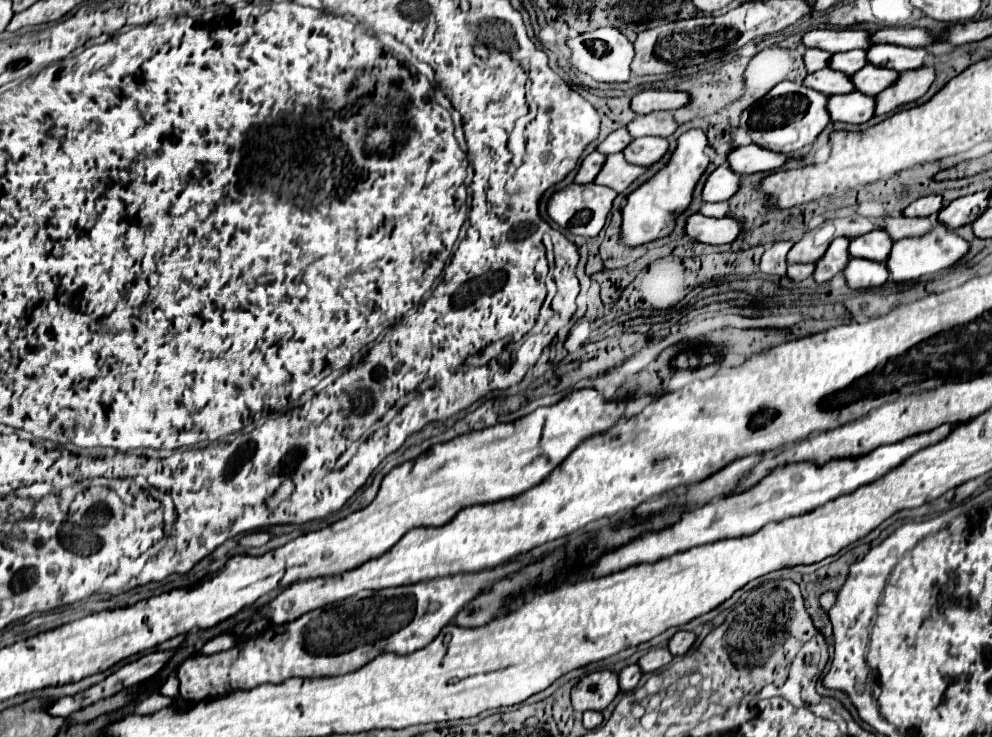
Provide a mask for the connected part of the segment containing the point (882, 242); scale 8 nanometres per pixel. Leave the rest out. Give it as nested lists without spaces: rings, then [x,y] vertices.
[[[872,231],[872,233],[864,233],[860,237],[850,239],[848,253],[850,253],[850,257],[862,257],[862,259],[870,259],[870,261],[884,261],[884,257],[888,257],[890,247],[892,247],[892,241],[890,241],[888,233]]]

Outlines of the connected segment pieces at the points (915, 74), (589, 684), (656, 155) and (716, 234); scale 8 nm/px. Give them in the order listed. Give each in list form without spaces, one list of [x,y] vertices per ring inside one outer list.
[[[922,65],[920,69],[912,69],[912,71],[904,71],[898,75],[898,79],[886,87],[884,91],[880,91],[874,101],[876,101],[876,115],[886,115],[892,113],[898,105],[910,103],[920,99],[928,87],[934,81],[934,67],[932,65]]]
[[[592,671],[572,687],[572,707],[606,709],[618,691],[618,675],[614,671]]]
[[[640,137],[634,139],[622,153],[628,163],[648,167],[656,163],[668,149],[668,141],[664,137]]]
[[[694,213],[686,219],[684,233],[690,239],[710,243],[710,245],[720,245],[720,243],[734,241],[738,237],[740,229],[742,229],[742,225],[732,217],[714,219],[714,217],[704,217],[700,213]]]

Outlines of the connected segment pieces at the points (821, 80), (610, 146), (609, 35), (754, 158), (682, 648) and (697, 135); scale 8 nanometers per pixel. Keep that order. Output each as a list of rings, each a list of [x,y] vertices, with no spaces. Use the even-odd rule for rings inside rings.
[[[820,69],[820,71],[816,71],[816,73],[810,73],[810,75],[806,75],[806,79],[804,79],[804,85],[806,87],[818,87],[818,91],[820,93],[824,93],[824,95],[844,95],[844,93],[848,93],[848,91],[854,91],[854,85],[852,85],[852,81],[850,81],[850,77],[848,75],[844,75],[844,73],[836,73],[836,71],[832,71],[832,69]]]
[[[622,127],[622,129],[616,129],[614,133],[610,133],[600,145],[598,145],[598,151],[608,155],[608,153],[618,153],[622,151],[628,143],[632,141],[632,137],[628,135],[628,131]]]
[[[602,27],[602,29],[590,31],[590,33],[578,33],[574,37],[568,37],[566,45],[572,51],[570,63],[578,71],[590,75],[594,81],[624,83],[624,81],[630,79],[630,63],[632,63],[632,57],[634,57],[634,47],[618,29]]]
[[[742,145],[734,147],[728,153],[728,165],[738,175],[748,175],[756,171],[774,171],[786,161],[786,155],[772,153],[768,149],[756,145]]]
[[[676,631],[668,643],[668,649],[672,655],[684,655],[692,647],[694,639],[696,639],[696,635],[690,631]]]
[[[688,129],[678,137],[678,145],[670,161],[648,181],[628,195],[628,203],[622,211],[622,231],[620,241],[624,245],[642,245],[668,235],[674,227],[676,215],[680,215],[692,199],[692,191],[704,169],[708,167],[708,157],[704,147],[708,145],[706,133],[702,129]]]

